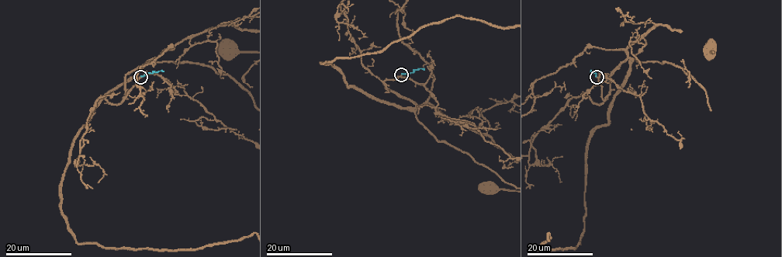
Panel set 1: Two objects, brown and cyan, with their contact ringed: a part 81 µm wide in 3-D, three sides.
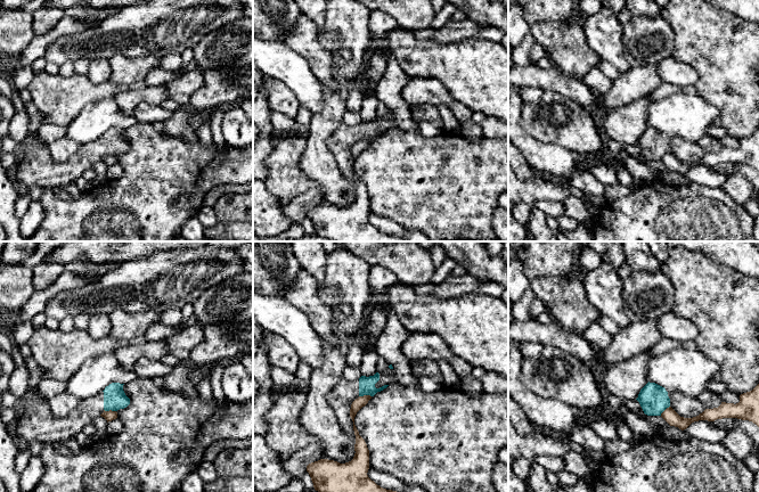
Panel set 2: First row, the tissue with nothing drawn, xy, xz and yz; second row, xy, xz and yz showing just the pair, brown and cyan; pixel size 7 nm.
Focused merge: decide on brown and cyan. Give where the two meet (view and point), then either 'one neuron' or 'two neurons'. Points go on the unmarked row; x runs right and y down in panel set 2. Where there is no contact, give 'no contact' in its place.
meets brown in xy at (109, 155); two neurons

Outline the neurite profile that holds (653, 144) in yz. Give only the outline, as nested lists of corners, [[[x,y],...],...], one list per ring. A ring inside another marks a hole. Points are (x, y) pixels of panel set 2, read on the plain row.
[[[648,126],[640,134],[636,145],[647,161],[661,161],[661,158],[670,151],[670,139],[664,132],[655,128]]]

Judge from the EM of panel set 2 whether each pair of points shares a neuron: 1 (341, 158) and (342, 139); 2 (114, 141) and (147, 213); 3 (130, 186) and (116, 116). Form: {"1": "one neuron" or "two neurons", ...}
{"1": "one neuron", "2": "two neurons", "3": "two neurons"}

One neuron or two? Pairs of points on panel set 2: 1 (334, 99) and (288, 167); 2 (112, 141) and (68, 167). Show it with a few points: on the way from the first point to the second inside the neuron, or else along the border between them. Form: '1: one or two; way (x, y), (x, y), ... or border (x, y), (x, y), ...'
1: two; border (303, 131), (305, 148), (300, 161), (300, 167)
2: one; way (101, 146), (79, 163)

